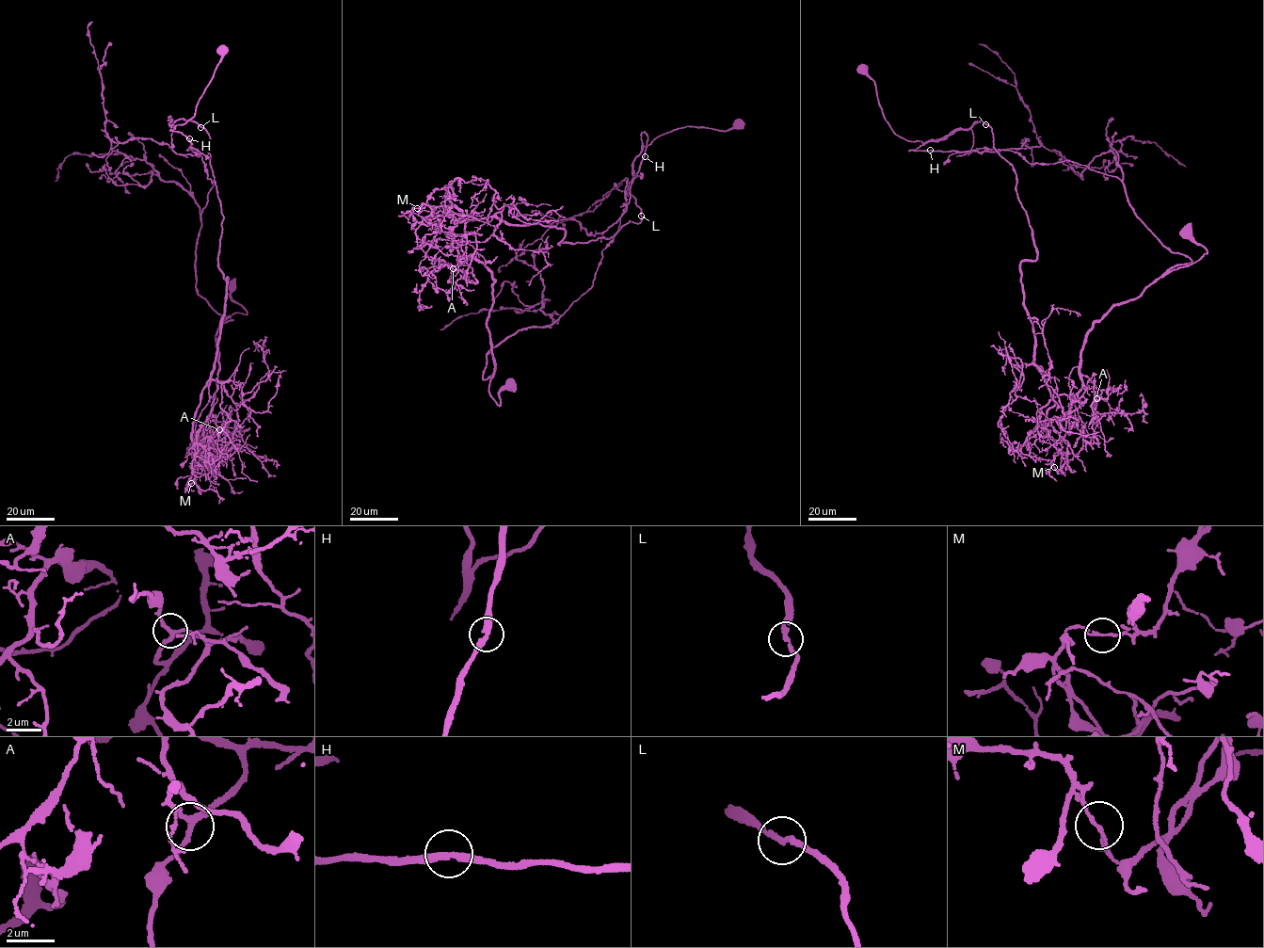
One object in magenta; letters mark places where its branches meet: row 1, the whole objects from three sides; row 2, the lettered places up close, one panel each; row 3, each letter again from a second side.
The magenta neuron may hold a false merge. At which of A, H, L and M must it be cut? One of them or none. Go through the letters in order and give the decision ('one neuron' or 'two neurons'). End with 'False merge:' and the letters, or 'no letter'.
A: one neuron
H: one neuron
L: one neuron
M: two neurons
False merge: M

